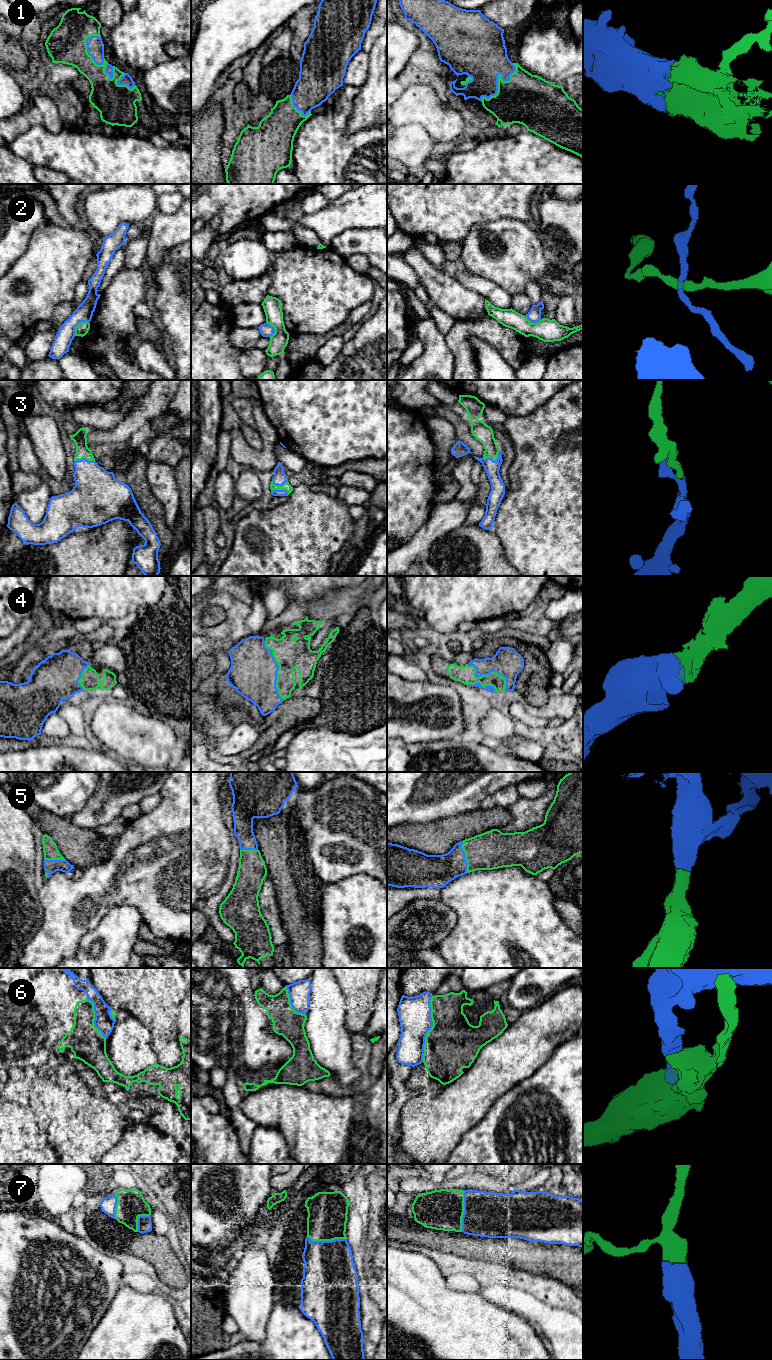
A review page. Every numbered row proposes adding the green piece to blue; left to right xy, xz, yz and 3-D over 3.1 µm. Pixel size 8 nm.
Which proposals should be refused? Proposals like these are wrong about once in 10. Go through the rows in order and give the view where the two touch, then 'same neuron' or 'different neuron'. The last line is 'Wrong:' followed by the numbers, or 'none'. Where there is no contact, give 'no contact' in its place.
1: contact in yz; same neuron
2: contact in xy; different neuron
3: contact in yz; same neuron
4: contact in xz; same neuron
5: contact in yz; same neuron
6: contact in yz; different neuron
7: contact in yz; same neuron
Wrong: 2, 6

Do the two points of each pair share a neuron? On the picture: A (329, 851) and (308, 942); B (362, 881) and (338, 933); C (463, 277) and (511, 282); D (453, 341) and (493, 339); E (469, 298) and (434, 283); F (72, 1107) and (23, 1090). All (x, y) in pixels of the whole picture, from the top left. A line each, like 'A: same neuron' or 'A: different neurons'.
A: different neurons
B: same neuron
C: different neurons
D: same neuron
E: same neuron
F: same neuron

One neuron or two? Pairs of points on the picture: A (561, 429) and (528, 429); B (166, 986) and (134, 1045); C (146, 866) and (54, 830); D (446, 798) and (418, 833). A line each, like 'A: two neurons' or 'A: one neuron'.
A: one neuron
B: two neurons
C: two neurons
D: two neurons

